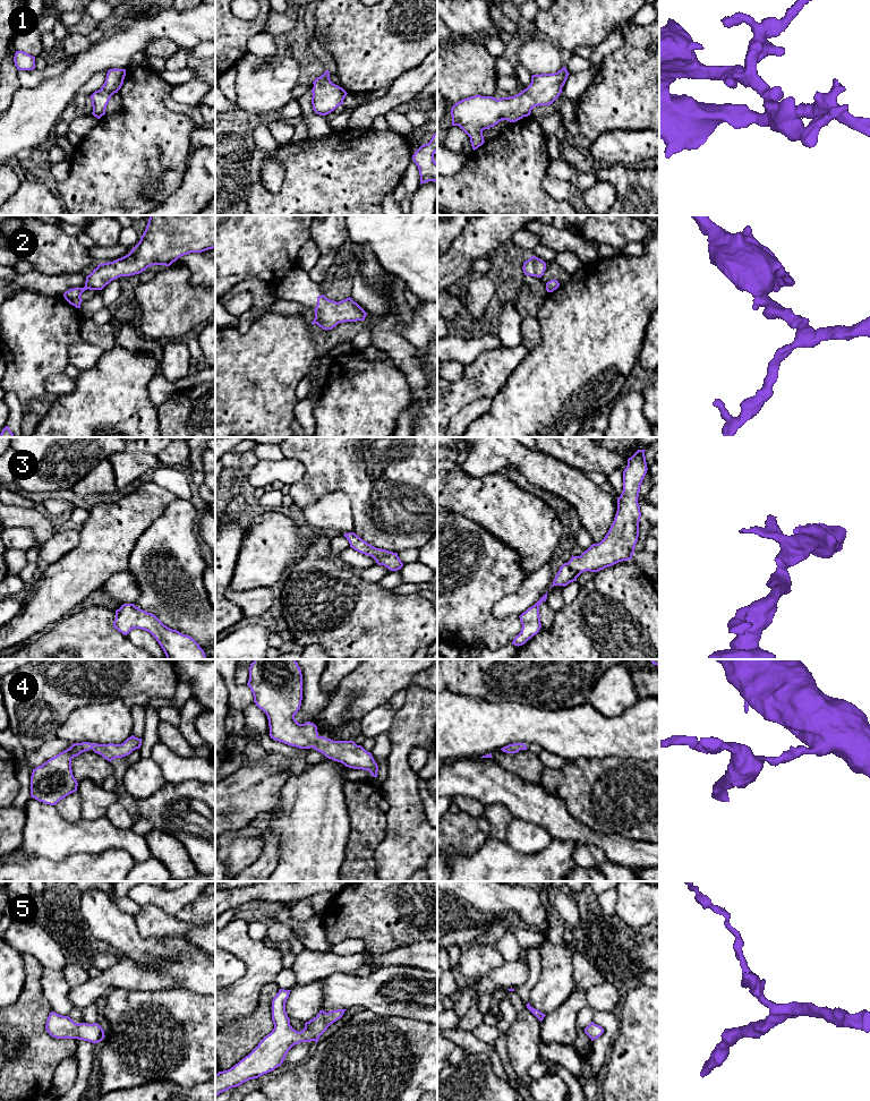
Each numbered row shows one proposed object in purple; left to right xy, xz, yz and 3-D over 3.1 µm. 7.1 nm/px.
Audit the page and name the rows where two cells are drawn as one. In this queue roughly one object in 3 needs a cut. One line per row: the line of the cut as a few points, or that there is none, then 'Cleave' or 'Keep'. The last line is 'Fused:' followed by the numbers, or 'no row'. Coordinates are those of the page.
1: No split. Keep
2: No split. Keep
3: No split. Keep
4: No split. Keep
5: No split. Keep
Fused: no row

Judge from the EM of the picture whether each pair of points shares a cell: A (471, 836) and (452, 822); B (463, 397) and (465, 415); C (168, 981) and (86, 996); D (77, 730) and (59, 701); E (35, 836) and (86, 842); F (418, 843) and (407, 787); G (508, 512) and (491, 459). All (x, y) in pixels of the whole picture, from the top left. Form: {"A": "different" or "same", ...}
{"A": "same", "B": "different", "C": "same", "D": "different", "E": "same", "F": "same", "G": "different"}

